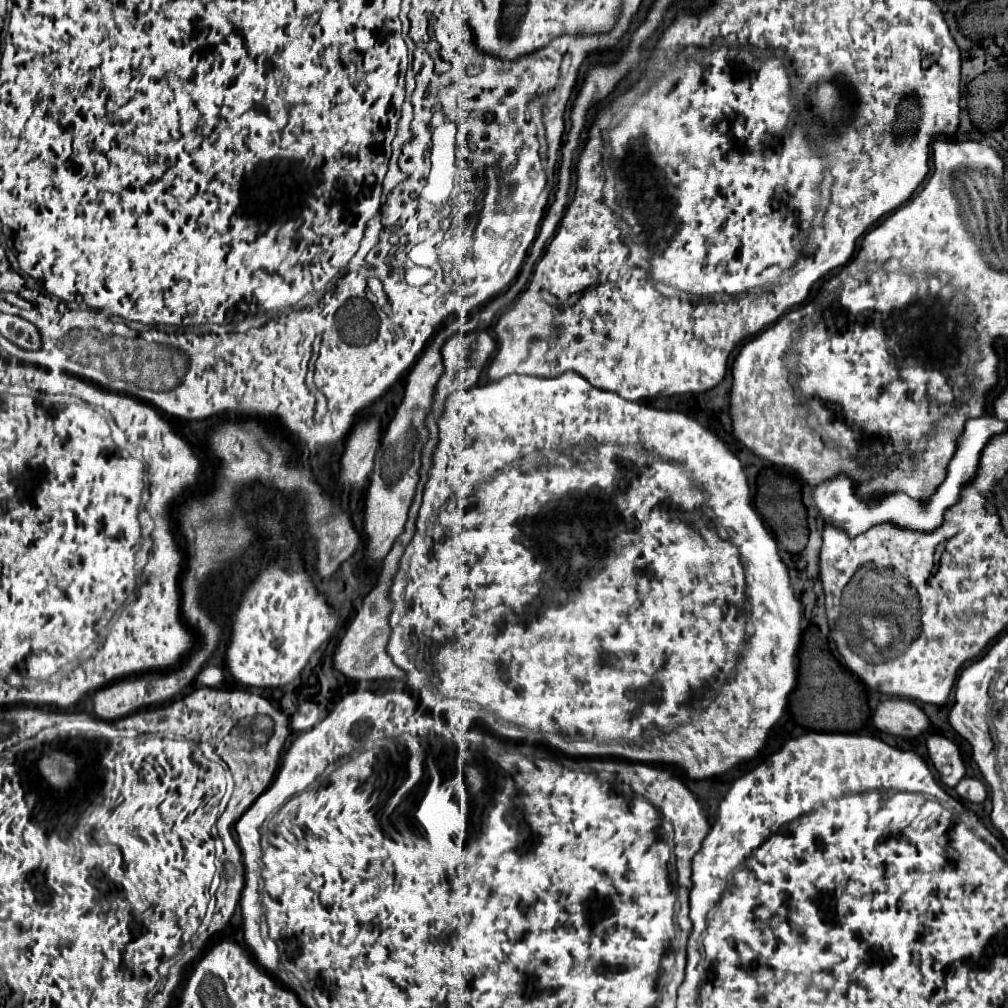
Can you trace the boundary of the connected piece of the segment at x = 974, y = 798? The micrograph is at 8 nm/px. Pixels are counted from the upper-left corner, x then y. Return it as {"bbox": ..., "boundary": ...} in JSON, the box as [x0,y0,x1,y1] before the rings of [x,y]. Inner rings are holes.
{"bbox":[956,777,988,803],"boundary":[[[964,777],[958,785],[956,785],[956,793],[962,801],[970,801],[970,803],[982,803],[988,797],[986,785],[978,779],[972,777]]]}

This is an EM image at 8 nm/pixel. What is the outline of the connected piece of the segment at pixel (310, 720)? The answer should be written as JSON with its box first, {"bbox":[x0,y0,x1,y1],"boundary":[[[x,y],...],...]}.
{"bbox":[292,701,320,731],"boundary":[[[304,701],[298,711],[292,715],[292,729],[294,731],[308,731],[312,729],[320,719],[320,709],[316,707],[316,703]]]}

